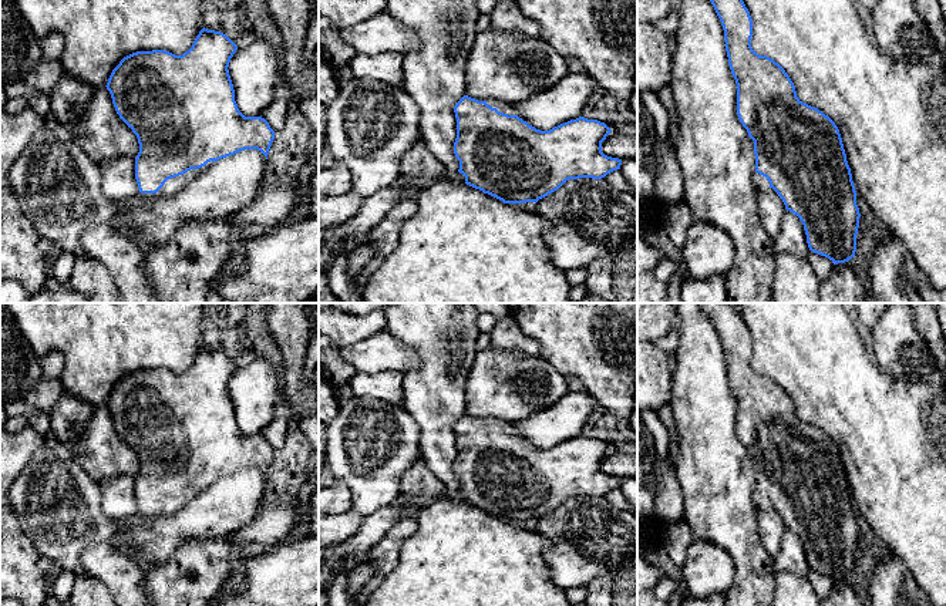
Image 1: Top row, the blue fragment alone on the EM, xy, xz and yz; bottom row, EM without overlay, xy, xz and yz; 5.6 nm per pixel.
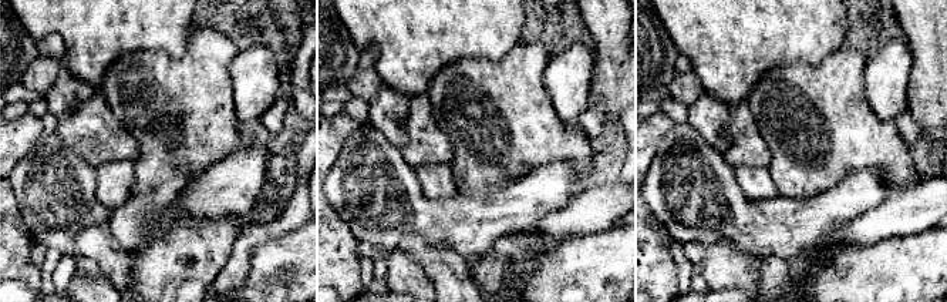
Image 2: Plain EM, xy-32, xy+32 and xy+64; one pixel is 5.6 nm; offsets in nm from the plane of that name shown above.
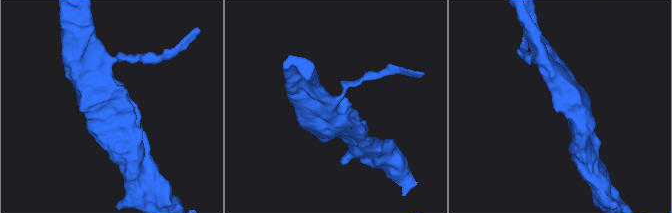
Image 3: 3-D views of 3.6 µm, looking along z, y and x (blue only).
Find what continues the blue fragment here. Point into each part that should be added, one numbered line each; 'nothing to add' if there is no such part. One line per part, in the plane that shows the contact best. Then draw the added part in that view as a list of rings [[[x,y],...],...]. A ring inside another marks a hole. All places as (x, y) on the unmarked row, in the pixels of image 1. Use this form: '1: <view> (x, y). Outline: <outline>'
1: xy (171, 505). Outline: [[[211,479],[199,488],[191,488],[184,494],[168,498],[155,514],[161,514],[165,516],[174,515],[178,509],[181,509],[184,505],[186,505],[192,499],[193,495],[196,495],[201,489],[208,488],[213,482],[215,481]]]

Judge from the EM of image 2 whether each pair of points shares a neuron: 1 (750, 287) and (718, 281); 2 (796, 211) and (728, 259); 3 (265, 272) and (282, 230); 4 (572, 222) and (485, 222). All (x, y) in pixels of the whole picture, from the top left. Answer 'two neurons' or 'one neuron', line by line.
1: one neuron
2: two neurons
3: two neurons
4: two neurons

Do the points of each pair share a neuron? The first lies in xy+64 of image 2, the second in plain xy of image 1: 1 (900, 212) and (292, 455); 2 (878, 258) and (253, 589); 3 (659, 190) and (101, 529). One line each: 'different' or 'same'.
1: same
2: same
3: same

